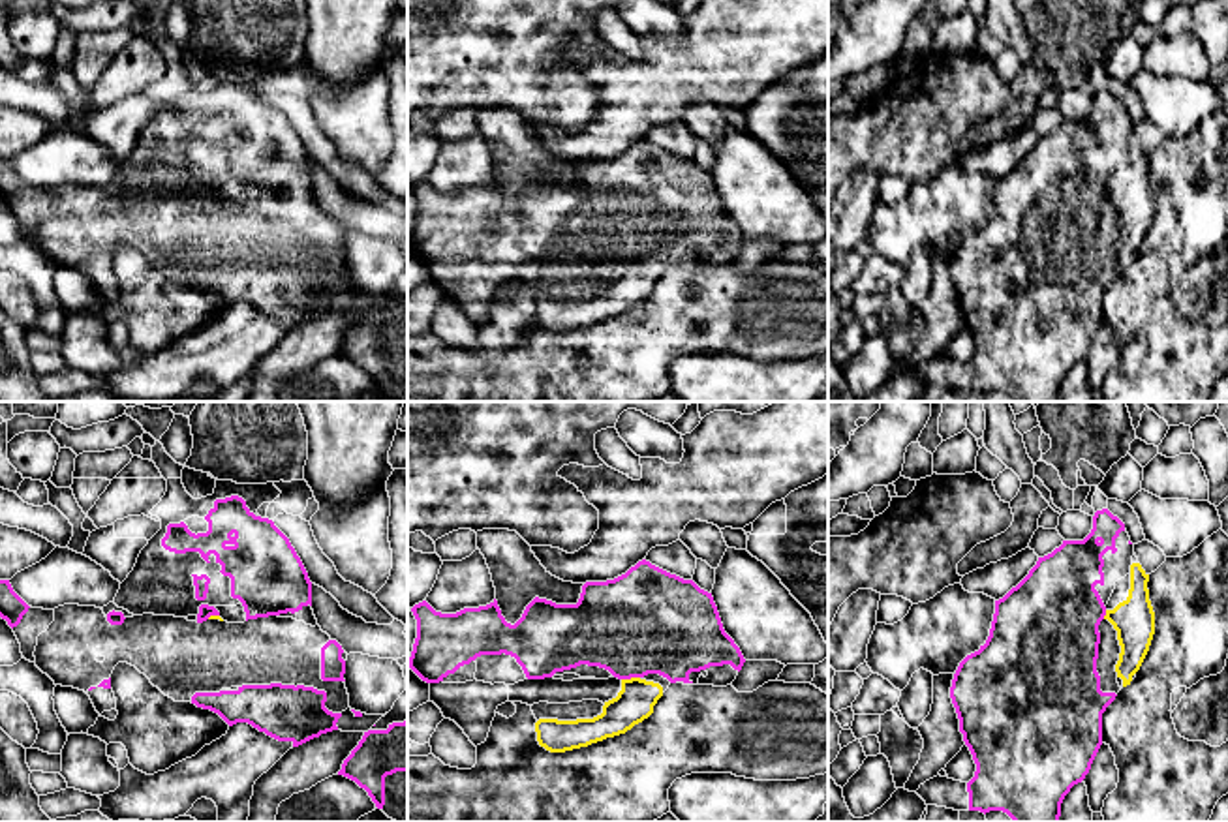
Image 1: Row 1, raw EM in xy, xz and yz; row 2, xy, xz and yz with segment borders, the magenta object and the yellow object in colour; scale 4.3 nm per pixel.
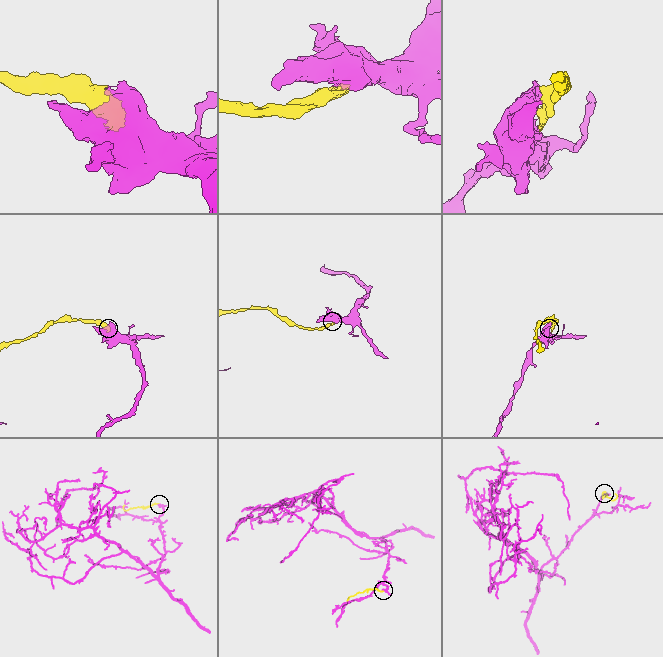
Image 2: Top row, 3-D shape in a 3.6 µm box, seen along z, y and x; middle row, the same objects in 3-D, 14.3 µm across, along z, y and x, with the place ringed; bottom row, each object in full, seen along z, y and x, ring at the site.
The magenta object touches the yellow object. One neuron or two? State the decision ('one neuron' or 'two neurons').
one neuron

